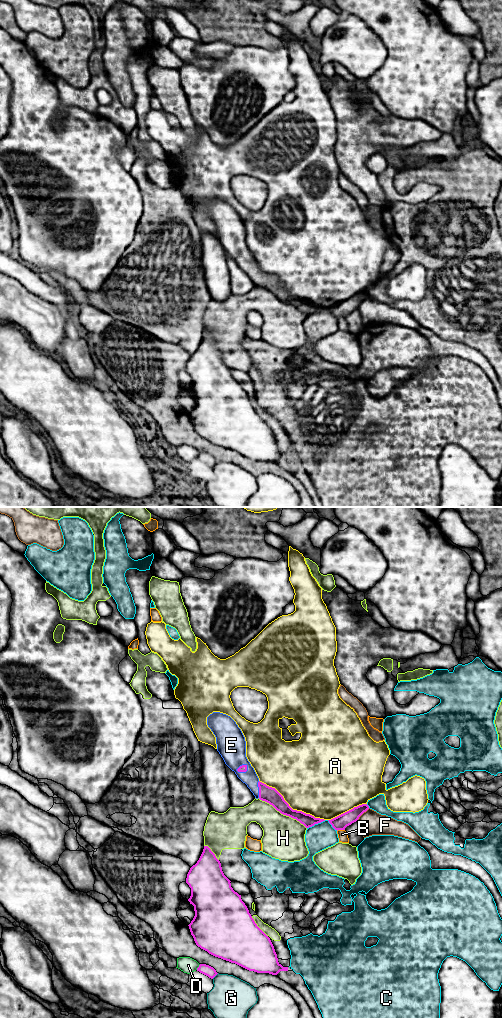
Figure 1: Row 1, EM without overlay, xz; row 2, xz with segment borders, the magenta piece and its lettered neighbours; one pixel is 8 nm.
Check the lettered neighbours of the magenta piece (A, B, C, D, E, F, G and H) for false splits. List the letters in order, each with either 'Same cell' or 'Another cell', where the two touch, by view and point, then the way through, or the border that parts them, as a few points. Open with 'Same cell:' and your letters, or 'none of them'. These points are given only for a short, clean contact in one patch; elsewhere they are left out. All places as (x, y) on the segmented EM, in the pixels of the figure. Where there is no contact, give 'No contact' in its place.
Same cell: E
A: Another cell. Touches magenta at xz (290, 807)
B: Another cell. Touches magenta at xz (340, 829)
C: Another cell. Touches magenta at xz (316, 823)
D: Another cell. Touches magenta at xz (198, 967)
E: Same cell. Touches magenta at xz (259, 789)
F: Another cell. Touches magenta at xz (362, 813)
G: Another cell. Touches magenta at xz (215, 975)
H: Another cell. Touches magenta at xz (282, 813)

